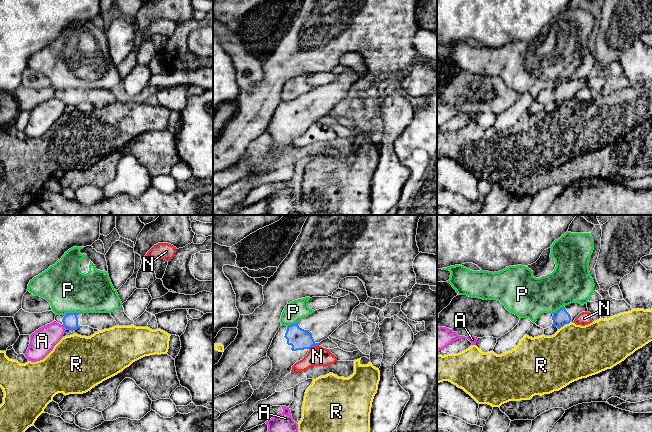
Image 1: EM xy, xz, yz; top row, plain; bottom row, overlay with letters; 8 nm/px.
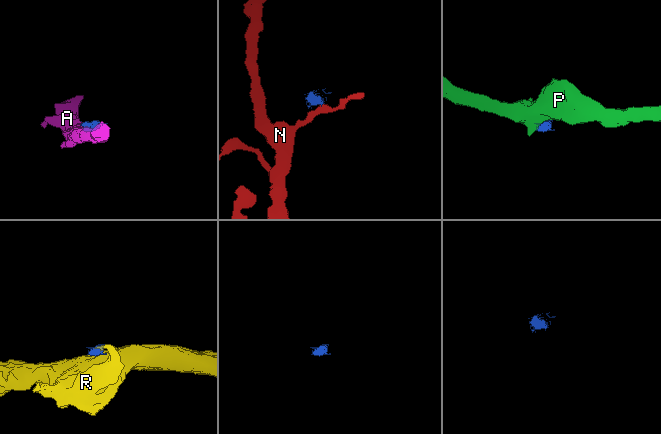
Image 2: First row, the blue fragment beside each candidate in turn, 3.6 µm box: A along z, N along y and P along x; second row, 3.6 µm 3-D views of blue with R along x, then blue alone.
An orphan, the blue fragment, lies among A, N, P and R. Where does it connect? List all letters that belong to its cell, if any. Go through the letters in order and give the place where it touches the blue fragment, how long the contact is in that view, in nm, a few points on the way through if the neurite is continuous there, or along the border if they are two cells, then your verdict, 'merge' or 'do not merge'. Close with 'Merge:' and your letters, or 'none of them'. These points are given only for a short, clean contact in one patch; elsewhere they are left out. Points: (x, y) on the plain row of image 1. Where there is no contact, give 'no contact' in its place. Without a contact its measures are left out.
A: contact xy (64, 103); length 50 nm; border xy (62, 101), (66, 105); do not merge
N: contact xz (313, 122); length 90 nm; border xz (318, 120), (309, 125); do not merge
P: contact xy (70, 89); length 110 nm; do not merge
R: contact yz (564, 100); length 120 nm; border yz (570, 97), (558, 105); do not merge
Merge: none of them

